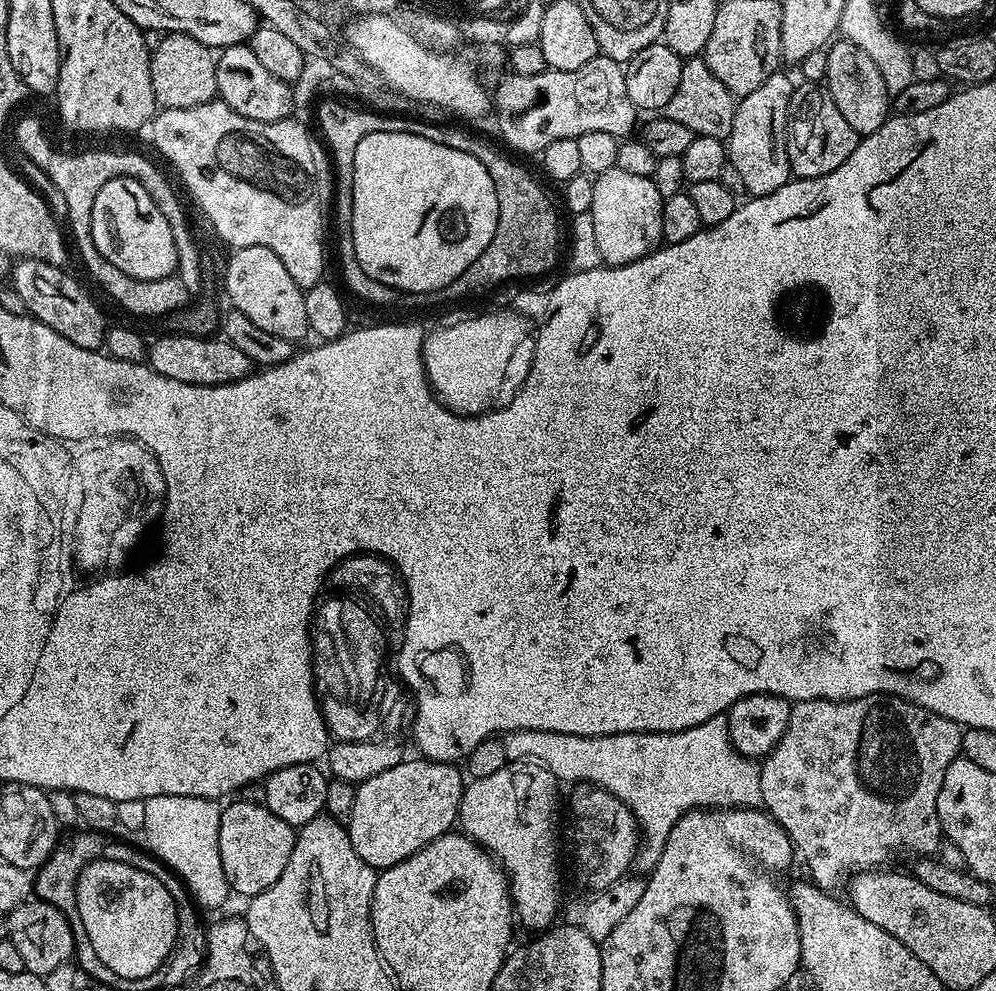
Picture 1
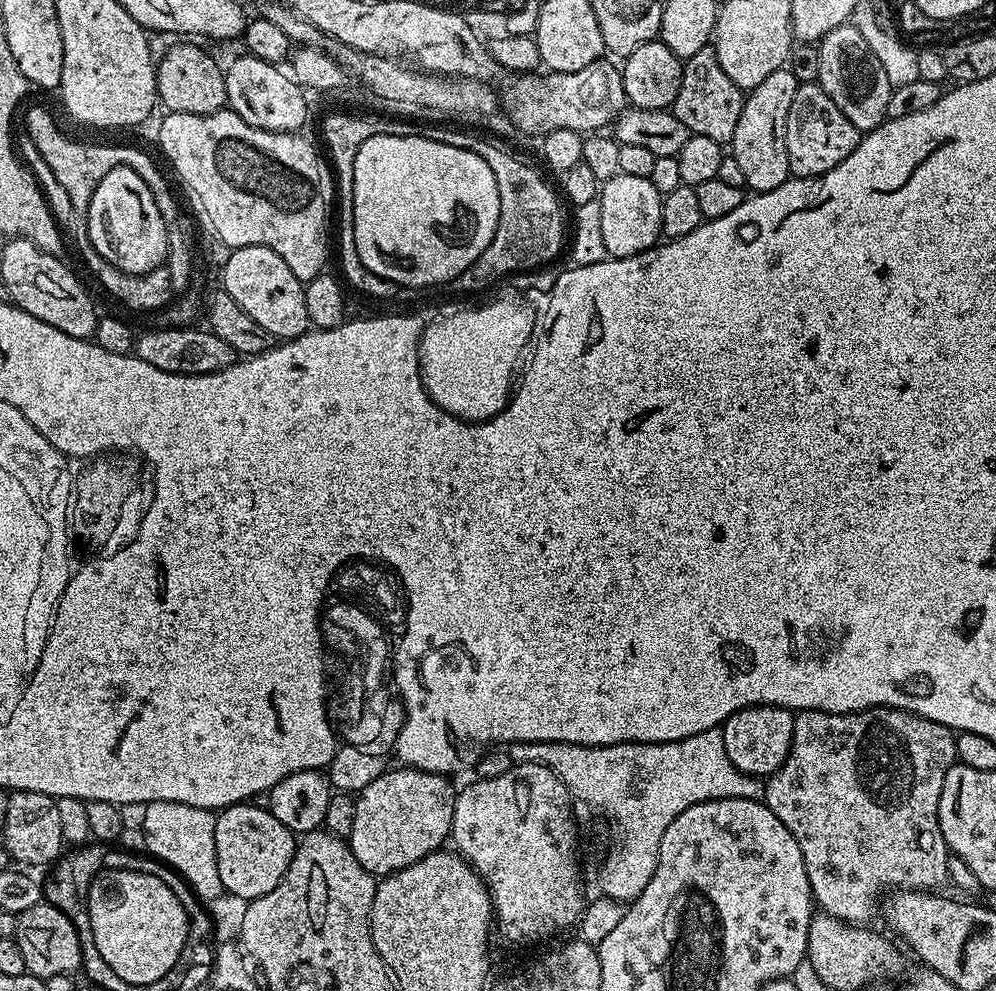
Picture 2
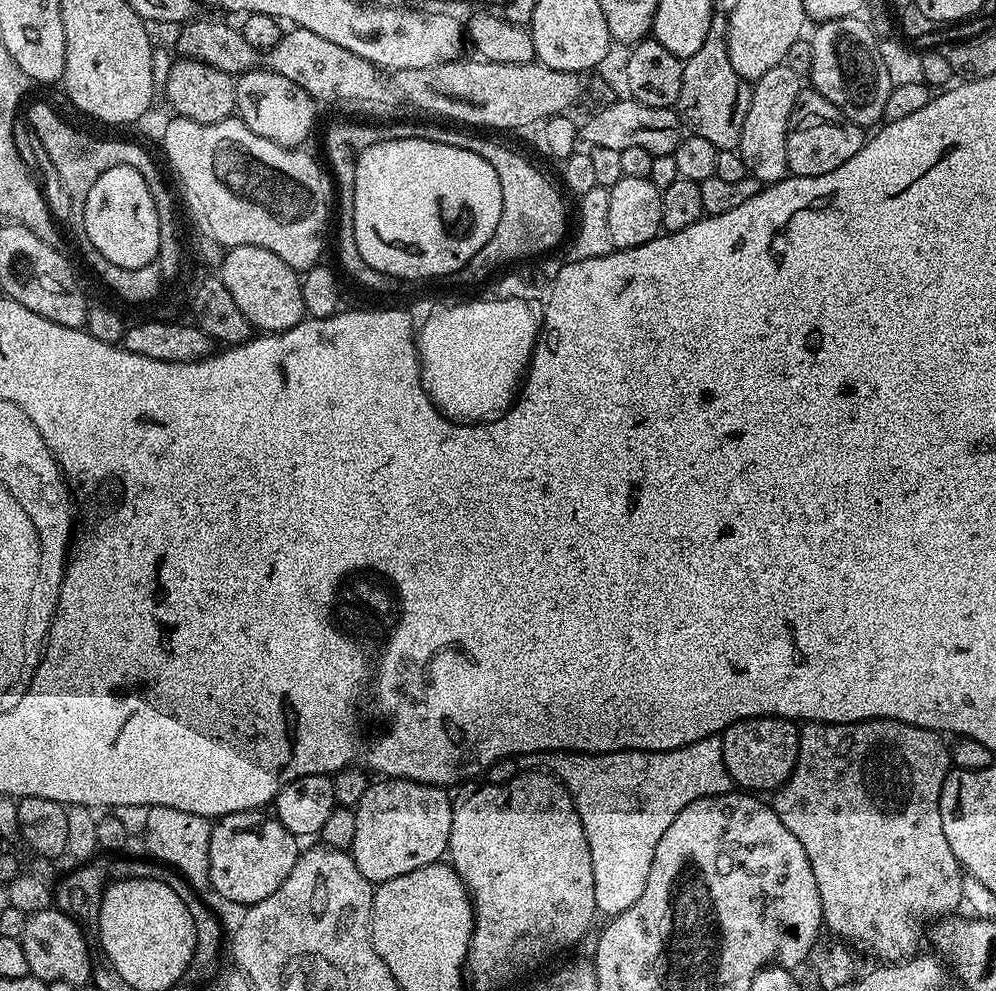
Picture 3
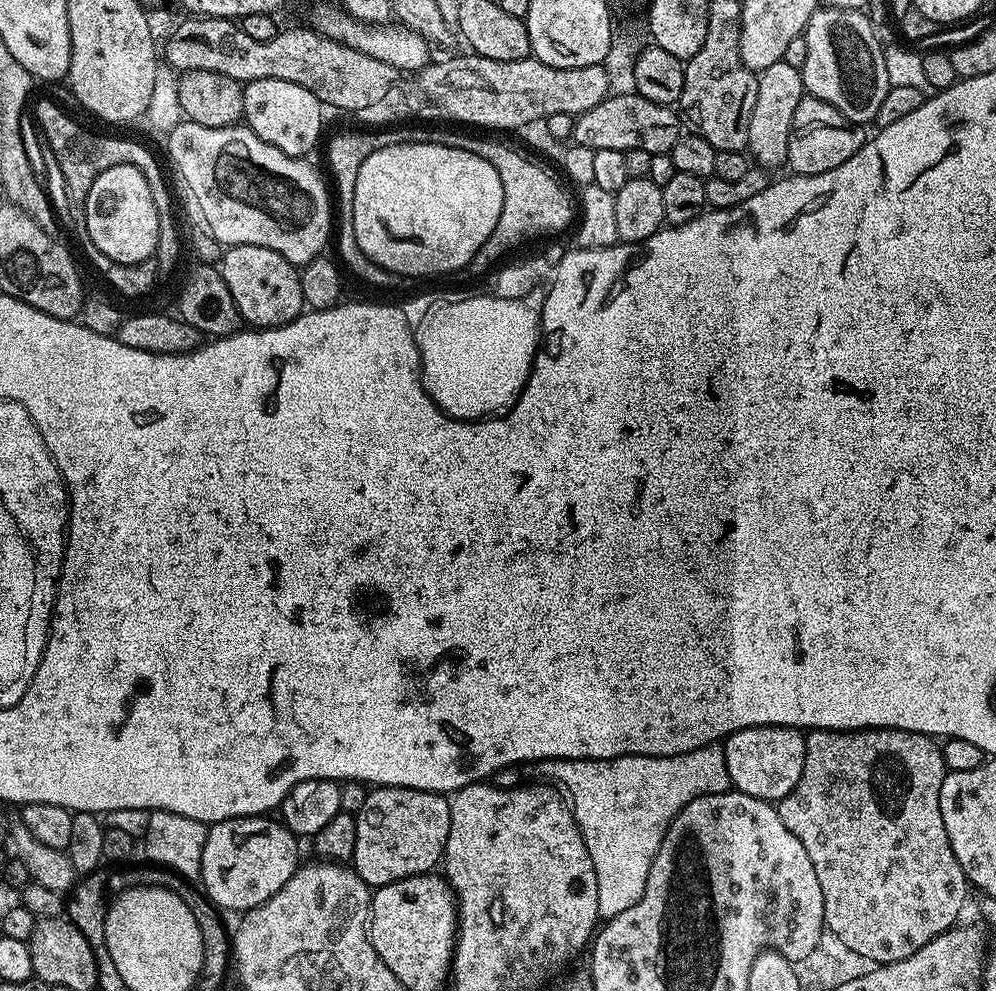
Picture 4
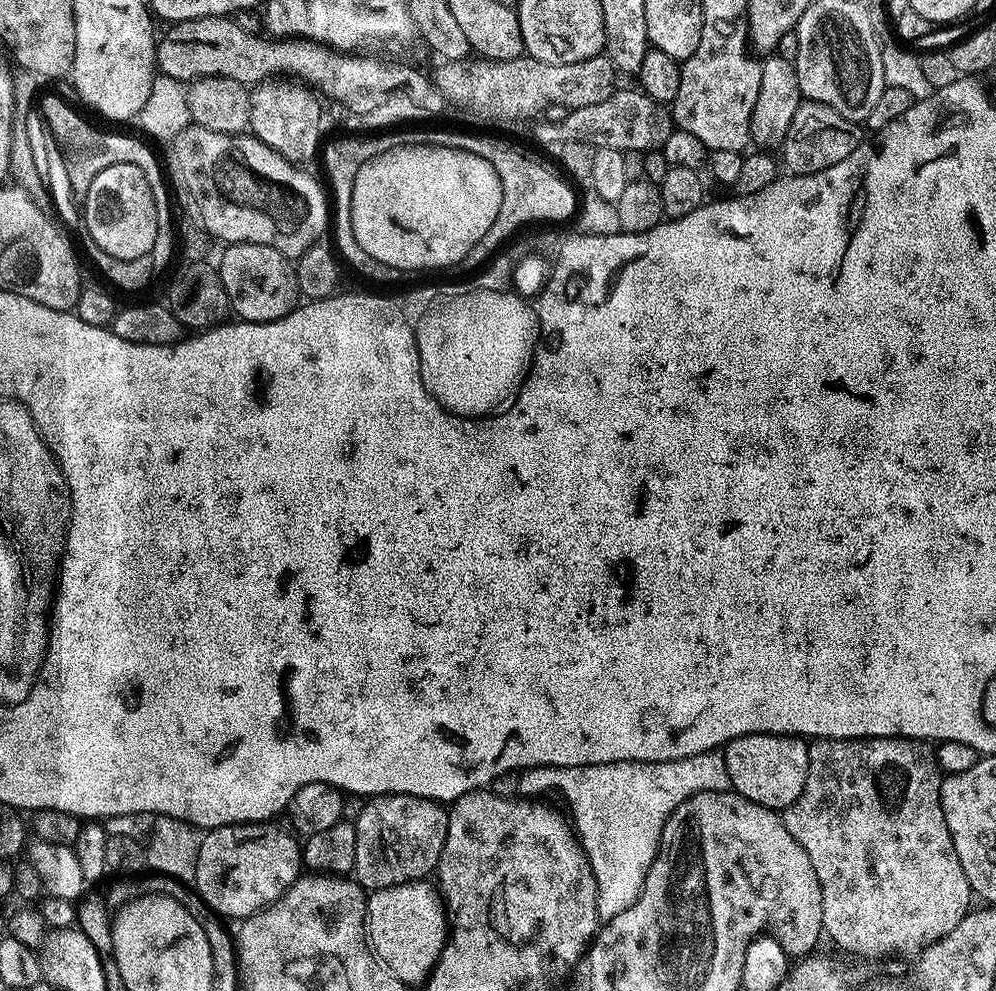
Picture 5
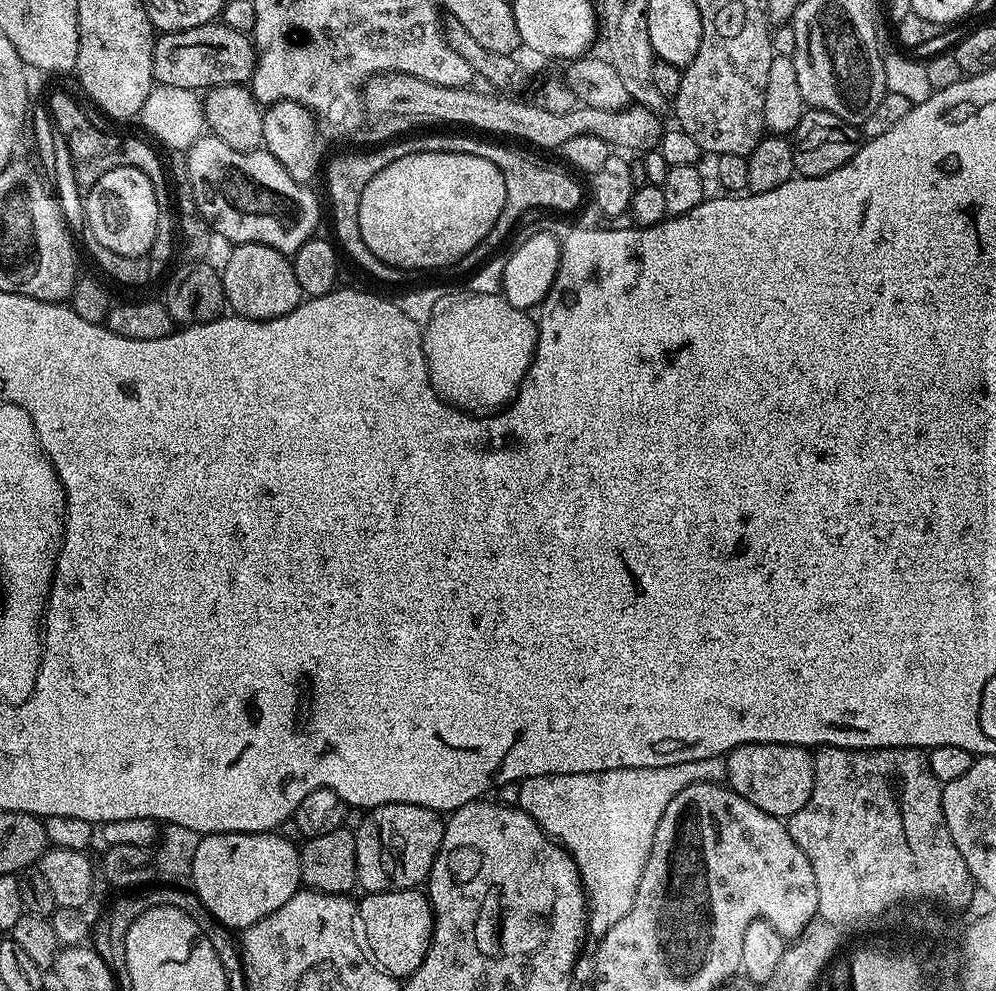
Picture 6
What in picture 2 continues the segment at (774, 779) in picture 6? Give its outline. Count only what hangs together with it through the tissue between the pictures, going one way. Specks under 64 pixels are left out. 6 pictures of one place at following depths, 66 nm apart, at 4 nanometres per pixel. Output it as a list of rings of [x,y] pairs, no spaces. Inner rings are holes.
[[[755,704],[730,714],[730,718],[726,718],[722,725],[726,758],[730,758],[736,769],[748,776],[757,778],[773,776],[790,754],[795,721],[792,709],[769,704]]]

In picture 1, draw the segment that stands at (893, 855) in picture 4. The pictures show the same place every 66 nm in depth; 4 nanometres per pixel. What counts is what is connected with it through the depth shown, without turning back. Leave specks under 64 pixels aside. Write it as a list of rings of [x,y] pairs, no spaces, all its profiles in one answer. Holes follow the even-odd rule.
[[[863,696],[857,700],[798,700],[792,704],[790,722],[786,732],[774,746],[774,750],[763,757],[760,764],[760,781],[762,782],[762,802],[769,816],[775,818],[792,839],[795,851],[804,859],[808,867],[811,883],[835,893],[835,888],[843,889],[847,885],[850,874],[865,870],[876,870],[891,858],[895,852],[917,852],[920,858],[928,858],[939,849],[941,840],[940,819],[938,818],[938,790],[942,790],[942,778],[950,766],[961,755],[961,725],[950,718],[942,718],[942,714],[934,714],[914,702],[904,700],[900,696]]]

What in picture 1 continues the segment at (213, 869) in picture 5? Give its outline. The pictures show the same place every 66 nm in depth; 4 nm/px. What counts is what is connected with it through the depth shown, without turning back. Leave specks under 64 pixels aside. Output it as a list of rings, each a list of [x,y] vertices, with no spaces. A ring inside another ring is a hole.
[[[240,800],[225,807],[220,813],[218,826],[218,850],[222,854],[222,870],[228,879],[229,889],[243,898],[262,894],[274,882],[278,882],[286,862],[290,862],[290,850],[294,850],[297,829],[290,827],[278,814],[264,807],[263,803],[251,804]]]

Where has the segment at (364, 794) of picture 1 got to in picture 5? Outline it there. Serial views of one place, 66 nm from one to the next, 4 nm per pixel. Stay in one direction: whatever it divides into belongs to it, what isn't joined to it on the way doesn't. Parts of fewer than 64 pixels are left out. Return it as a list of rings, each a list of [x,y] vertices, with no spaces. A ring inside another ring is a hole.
[[[373,796],[364,804],[362,814],[354,821],[356,826],[356,866],[354,879],[361,888],[375,890],[431,877],[440,860],[442,846],[446,846],[449,809],[443,803],[417,796]]]

